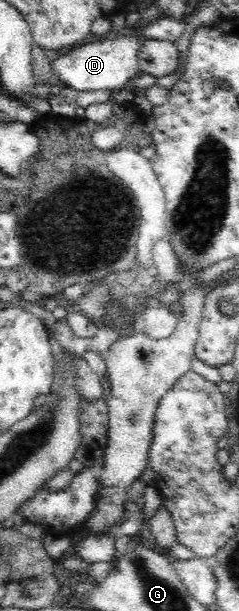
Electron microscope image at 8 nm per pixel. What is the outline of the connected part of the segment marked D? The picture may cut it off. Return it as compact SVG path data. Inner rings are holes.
M161 16L141 29L136 27L131 32L121 32L114 39L106 37L104 40L95 39L89 43L85 42L80 47L73 48L69 53L52 61L53 71L55 71L55 75L59 77L60 81L64 81L65 87L77 91L120 89L125 87L129 80L141 73L138 55L141 53L141 47L147 39L171 39L174 42L179 39L179 35L183 33L184 29L184 20L175 21L171 17Z

